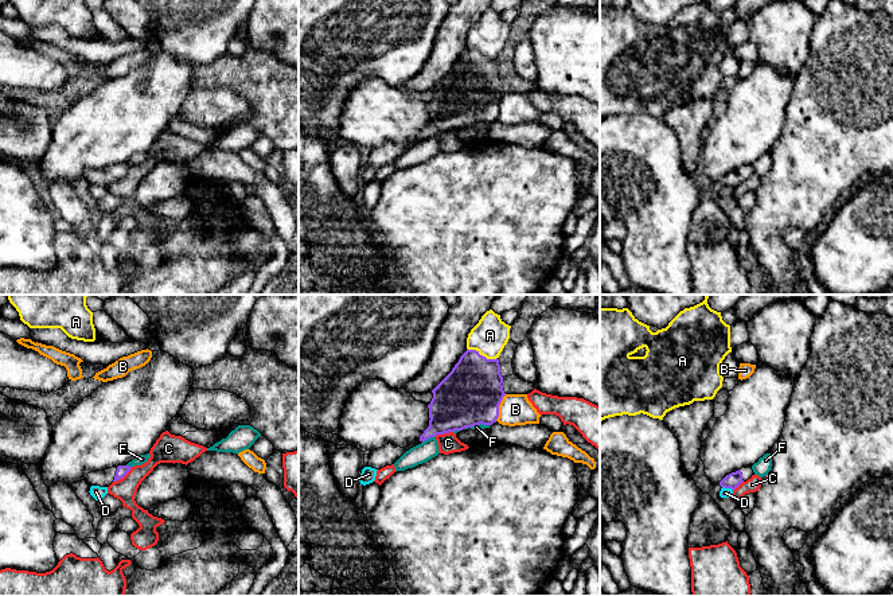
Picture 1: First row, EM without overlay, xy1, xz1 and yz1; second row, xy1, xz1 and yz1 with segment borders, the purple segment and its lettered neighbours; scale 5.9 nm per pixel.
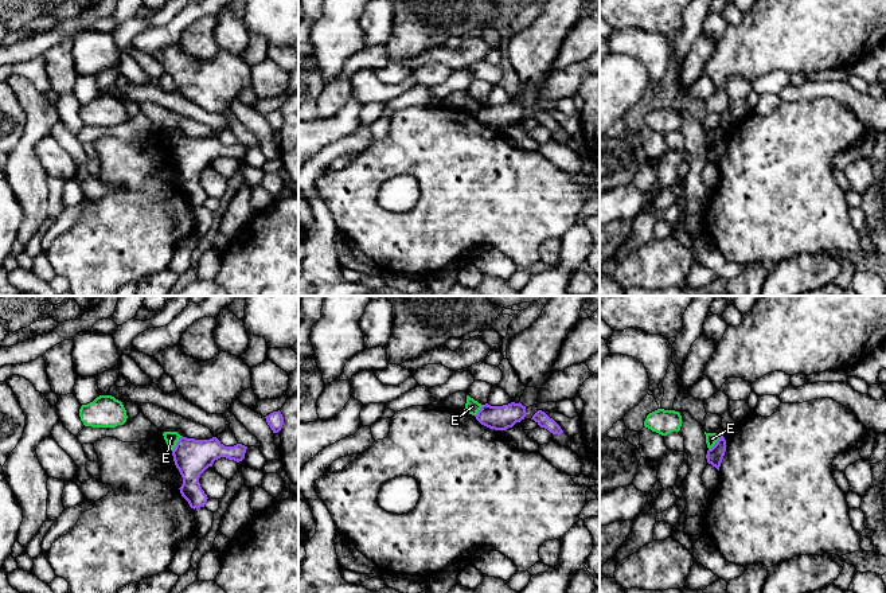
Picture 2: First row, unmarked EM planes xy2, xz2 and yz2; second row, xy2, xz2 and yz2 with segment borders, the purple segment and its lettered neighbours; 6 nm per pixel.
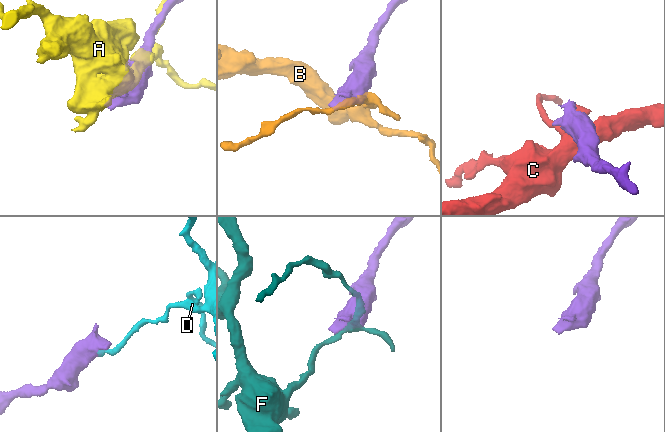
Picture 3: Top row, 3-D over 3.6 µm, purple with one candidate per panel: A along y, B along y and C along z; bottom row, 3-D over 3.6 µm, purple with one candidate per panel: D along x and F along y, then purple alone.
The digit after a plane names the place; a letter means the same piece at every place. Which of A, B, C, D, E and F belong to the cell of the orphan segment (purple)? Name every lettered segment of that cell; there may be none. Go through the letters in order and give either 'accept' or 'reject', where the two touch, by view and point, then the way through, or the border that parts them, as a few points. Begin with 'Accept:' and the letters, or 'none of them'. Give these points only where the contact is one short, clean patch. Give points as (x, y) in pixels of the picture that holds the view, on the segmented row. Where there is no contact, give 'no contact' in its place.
Accept: none of them
A: reject | xz1 (482, 355)
B: reject | xz1 (498, 408) | along xz1 (506, 394), (499, 405), (499, 416), (495, 420)
C: reject | xy1 (123, 476)
D: reject | yz1 (728, 487) | along yz1 (722, 486), (732, 490)
E: reject | xy2 (176, 444) | along xy2 (182, 436), (172, 451)
F: reject | xz1 (428, 437)

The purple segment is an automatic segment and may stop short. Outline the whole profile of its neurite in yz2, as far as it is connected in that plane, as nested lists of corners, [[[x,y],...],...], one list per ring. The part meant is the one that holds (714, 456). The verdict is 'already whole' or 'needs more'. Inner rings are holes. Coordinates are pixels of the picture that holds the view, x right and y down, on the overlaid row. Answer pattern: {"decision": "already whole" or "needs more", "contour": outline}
{"decision": "already whole", "contour": [[[721,436],[719,440],[715,442],[715,445],[707,450],[706,454],[707,463],[719,471],[725,452],[726,452],[726,440],[723,436]]]}

